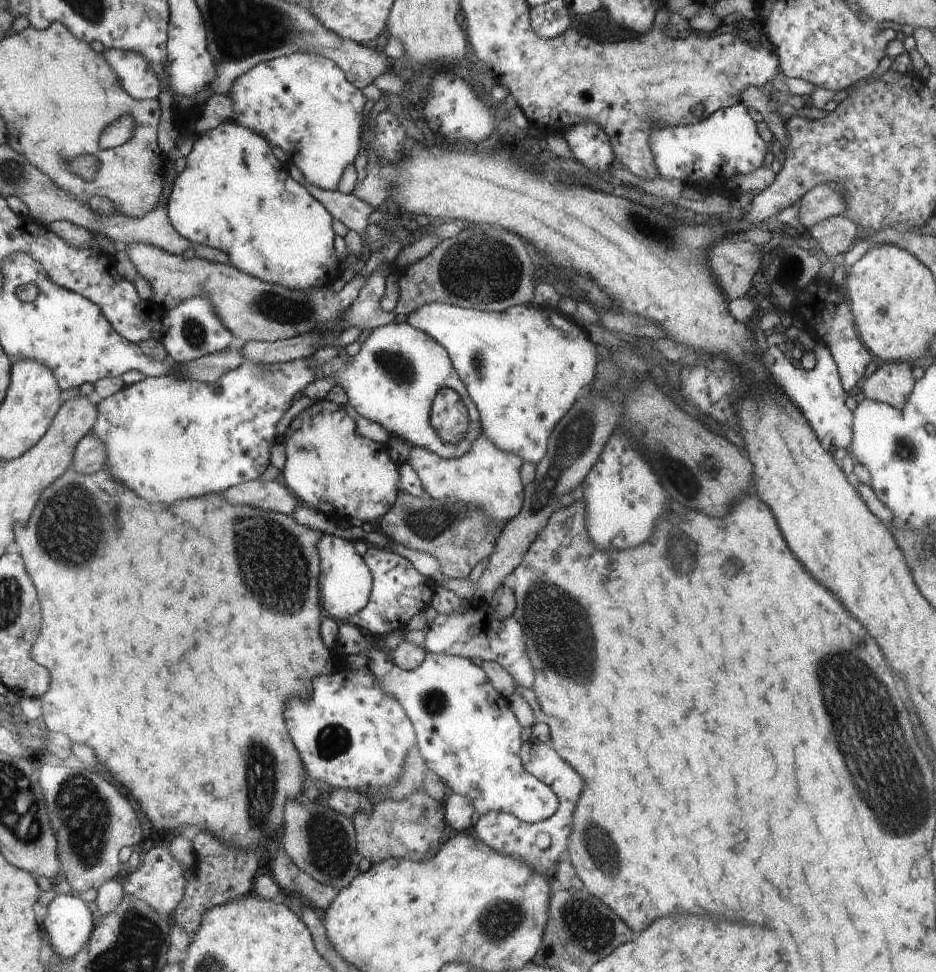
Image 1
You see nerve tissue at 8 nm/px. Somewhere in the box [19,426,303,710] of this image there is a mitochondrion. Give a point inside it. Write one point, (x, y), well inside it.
(70, 541)

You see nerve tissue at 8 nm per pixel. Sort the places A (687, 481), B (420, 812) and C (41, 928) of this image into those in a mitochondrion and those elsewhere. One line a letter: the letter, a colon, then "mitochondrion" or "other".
A: mitochondrion
B: mitochondrion
C: other

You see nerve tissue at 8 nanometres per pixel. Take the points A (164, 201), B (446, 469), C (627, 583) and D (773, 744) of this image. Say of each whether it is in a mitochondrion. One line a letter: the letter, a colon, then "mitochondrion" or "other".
A: other
B: other
C: other
D: other

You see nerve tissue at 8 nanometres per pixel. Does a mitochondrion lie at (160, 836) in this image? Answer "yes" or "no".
no

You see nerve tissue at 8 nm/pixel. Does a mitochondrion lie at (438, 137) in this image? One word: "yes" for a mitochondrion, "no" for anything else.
no

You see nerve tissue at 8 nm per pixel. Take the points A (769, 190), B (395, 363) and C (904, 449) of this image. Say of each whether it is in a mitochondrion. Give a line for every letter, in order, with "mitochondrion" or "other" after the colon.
A: other
B: mitochondrion
C: mitochondrion

